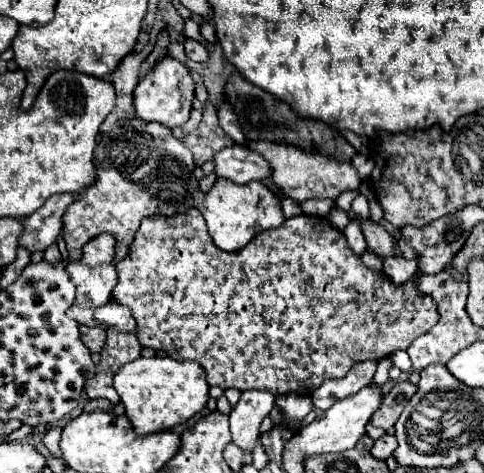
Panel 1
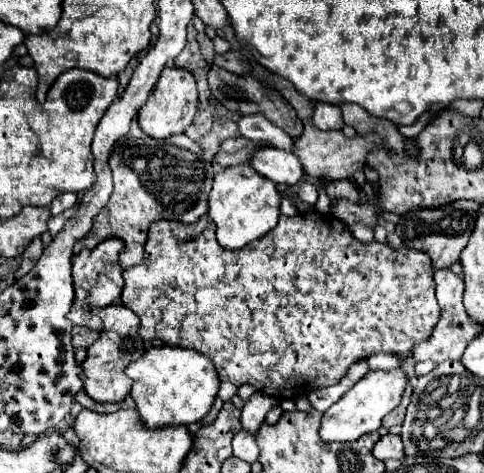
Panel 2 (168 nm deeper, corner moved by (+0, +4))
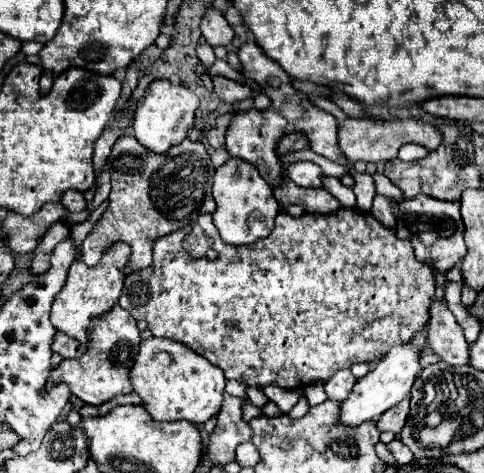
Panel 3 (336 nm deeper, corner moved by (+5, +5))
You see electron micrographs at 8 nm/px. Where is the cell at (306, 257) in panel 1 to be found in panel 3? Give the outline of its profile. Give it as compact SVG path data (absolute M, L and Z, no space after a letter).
M342 208L336 210L334 214L302 214L298 218L286 214L286 212L278 212L276 216L276 226L272 230L272 234L264 240L258 240L254 244L248 246L230 246L224 244L212 224L212 216L204 214L200 216L200 220L204 220L204 232L206 236L210 236L214 240L214 250L218 252L216 260L208 260L208 258L192 258L184 248L182 248L182 240L184 240L184 230L172 232L170 236L158 238L154 242L154 262L150 268L132 272L126 276L124 282L124 290L120 294L118 304L128 310L136 320L146 320L148 322L148 330L154 336L160 338L172 338L178 342L184 342L186 346L190 346L194 352L202 354L204 358L208 358L212 364L220 366L224 370L226 380L240 380L246 386L256 386L256 388L264 388L270 384L276 384L280 388L292 390L292 388L306 388L308 384L314 382L326 382L328 378L332 378L332 374L336 374L336 370L344 370L350 368L356 362L372 362L376 358L382 358L392 346L400 346L400 344L408 344L410 338L418 332L424 330L424 326L428 324L428 308L430 302L434 298L436 292L436 280L434 280L434 270L426 264L426 262L418 262L412 250L412 244L408 240L400 240L396 238L392 228L382 226L372 214L362 214L356 212L352 208Z

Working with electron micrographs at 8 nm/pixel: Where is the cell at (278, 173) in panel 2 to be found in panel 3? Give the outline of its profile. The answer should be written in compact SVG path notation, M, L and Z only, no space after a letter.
M290 162L290 164L282 164L282 168L284 168L284 172L282 172L284 178L288 178L290 182L294 182L298 186L304 186L304 188L322 186L322 182L320 182L322 170L312 162Z

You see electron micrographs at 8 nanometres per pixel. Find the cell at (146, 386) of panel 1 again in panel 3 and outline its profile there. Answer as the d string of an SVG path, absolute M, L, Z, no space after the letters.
M164 338L140 342L136 364L130 370L130 382L134 392L142 398L142 404L152 420L188 420L192 424L202 424L210 416L218 414L226 386L226 378L218 366L208 362L186 344Z

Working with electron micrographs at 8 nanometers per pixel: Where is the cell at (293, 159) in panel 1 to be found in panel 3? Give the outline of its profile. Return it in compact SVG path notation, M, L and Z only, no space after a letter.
M348 118L338 130L338 146L344 158L348 158L348 162L352 164L360 160L372 162L372 164L394 160L398 156L398 148L408 142L416 142L416 144L426 146L428 150L434 150L440 144L440 132L434 126L428 126L420 120L392 120L392 122L380 124L380 122L356 120L356 118Z

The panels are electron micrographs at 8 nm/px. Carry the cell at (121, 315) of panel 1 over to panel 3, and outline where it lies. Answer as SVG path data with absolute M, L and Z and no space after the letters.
M116 304L114 310L108 310L108 314L104 314L104 318L92 318L88 358L62 360L60 366L50 372L48 384L52 386L54 382L66 382L74 396L92 406L100 406L118 394L130 394L132 384L128 372L130 366L134 364L138 344L140 344L140 330L136 326L136 320Z

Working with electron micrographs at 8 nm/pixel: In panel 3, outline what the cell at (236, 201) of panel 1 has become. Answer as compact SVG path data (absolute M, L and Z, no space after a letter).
M230 158L226 164L222 164L214 174L212 196L216 200L216 212L212 214L212 218L222 242L234 246L252 244L260 238L266 238L272 232L274 218L280 212L278 200L274 198L274 192L264 182L264 178L260 178L258 170L250 162Z

